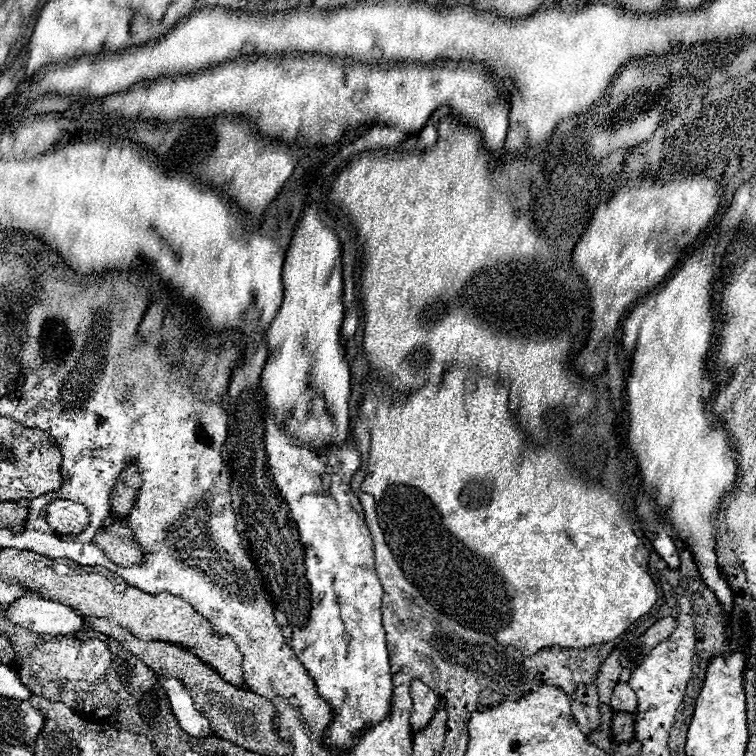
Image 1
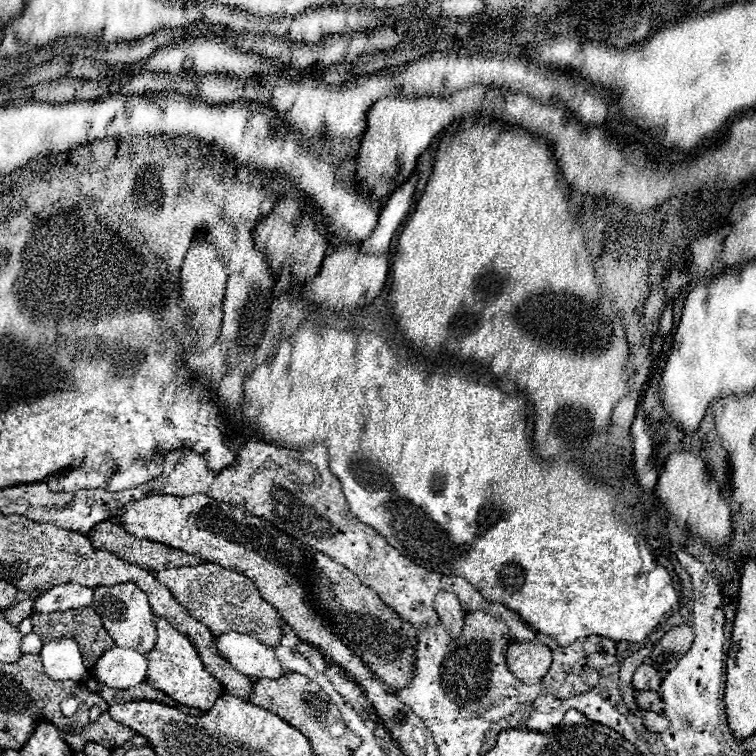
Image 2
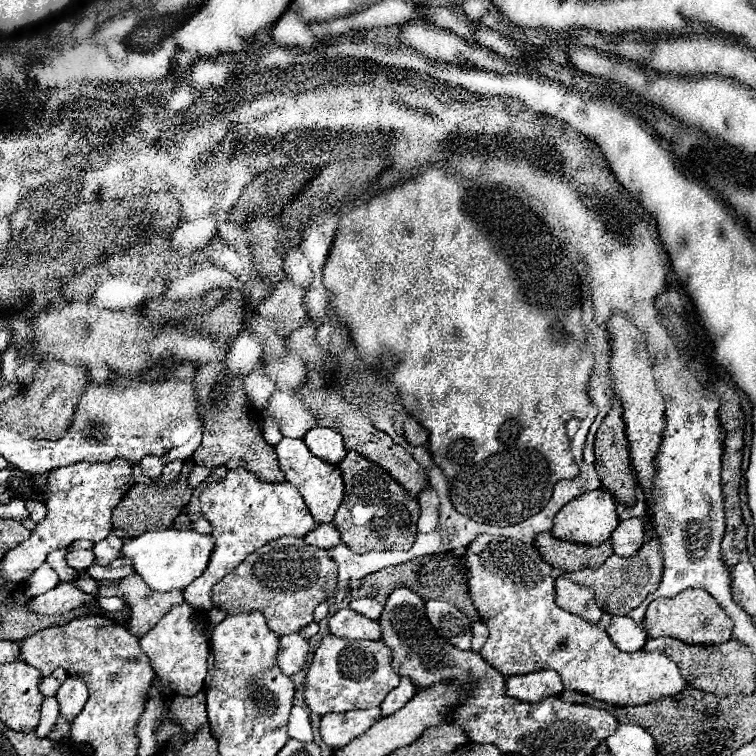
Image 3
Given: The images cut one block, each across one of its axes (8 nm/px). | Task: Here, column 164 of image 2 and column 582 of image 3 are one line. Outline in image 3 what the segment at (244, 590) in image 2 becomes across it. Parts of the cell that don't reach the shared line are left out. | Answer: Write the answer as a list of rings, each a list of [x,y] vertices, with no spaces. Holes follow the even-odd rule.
[[[652,538],[650,542],[644,542],[642,548],[638,550],[636,556],[630,558],[620,558],[620,556],[610,556],[600,568],[584,568],[570,572],[568,578],[574,580],[576,584],[586,584],[586,588],[594,588],[594,600],[598,600],[598,606],[602,612],[610,616],[626,616],[630,610],[634,610],[642,600],[656,592],[660,580],[662,580],[662,554],[660,554],[660,542]]]

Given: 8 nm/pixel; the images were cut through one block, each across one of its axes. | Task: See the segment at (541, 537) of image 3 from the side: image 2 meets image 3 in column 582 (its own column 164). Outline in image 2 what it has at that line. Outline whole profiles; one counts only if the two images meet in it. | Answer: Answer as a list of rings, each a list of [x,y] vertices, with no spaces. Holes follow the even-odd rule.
[[[100,522],[90,532],[88,538],[96,550],[106,550],[122,560],[136,564],[138,568],[158,572],[158,568],[176,568],[178,564],[200,564],[202,558],[174,550],[170,546],[134,538],[124,532],[122,526],[112,522]]]

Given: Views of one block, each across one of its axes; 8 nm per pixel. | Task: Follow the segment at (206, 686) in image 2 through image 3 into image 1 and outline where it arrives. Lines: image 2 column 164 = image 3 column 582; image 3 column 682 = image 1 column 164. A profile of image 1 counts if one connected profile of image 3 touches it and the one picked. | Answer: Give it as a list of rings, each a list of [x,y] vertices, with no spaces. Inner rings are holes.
[[[158,676],[158,680],[168,692],[172,712],[174,712],[174,716],[176,716],[182,729],[198,738],[211,736],[212,730],[209,721],[194,708],[192,697],[184,684],[174,677],[162,678],[162,676]]]

